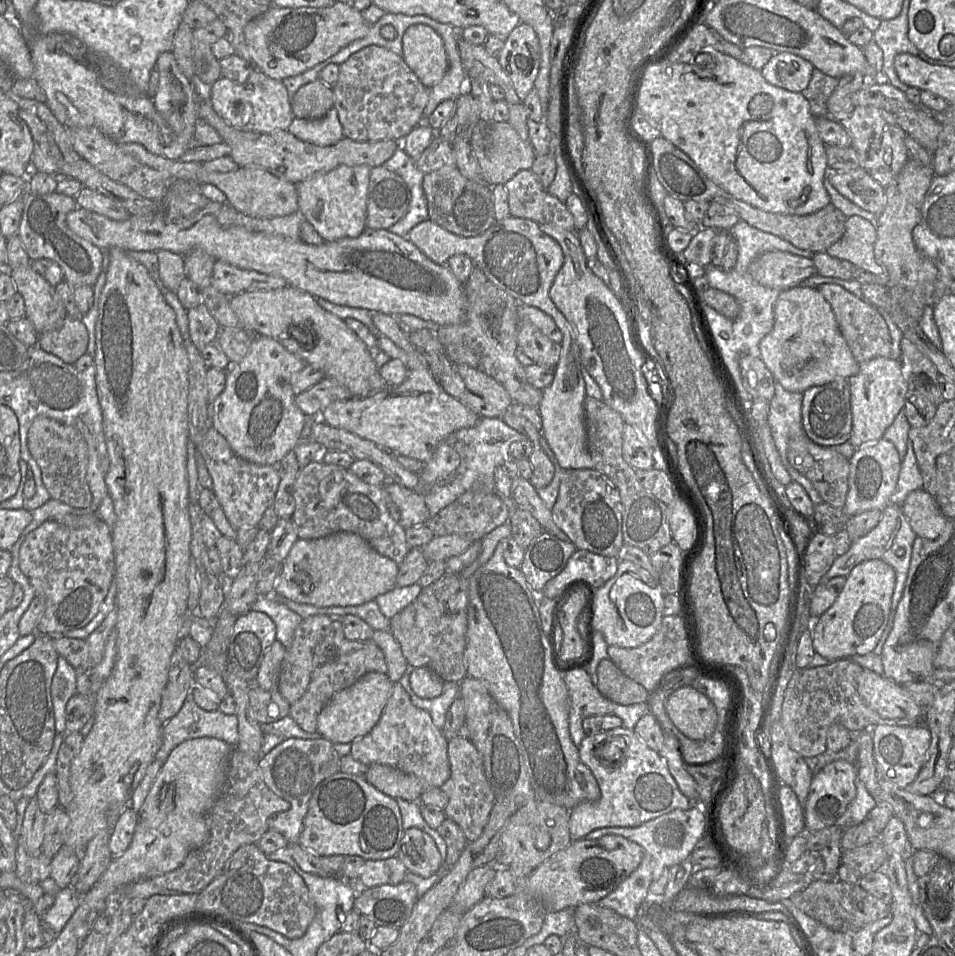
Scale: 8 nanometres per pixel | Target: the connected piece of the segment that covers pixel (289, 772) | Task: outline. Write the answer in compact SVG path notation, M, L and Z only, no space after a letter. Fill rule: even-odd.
M323 737L288 738L260 757L259 766L265 784L275 795L290 804L288 810L276 812L268 818L268 830L281 833L289 844L299 843L313 791L324 779L340 771L340 759L334 744Z

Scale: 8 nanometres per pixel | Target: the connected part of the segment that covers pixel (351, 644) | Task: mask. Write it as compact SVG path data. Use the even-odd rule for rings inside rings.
M334 619L328 634L316 646L311 680L304 695L290 706L289 716L306 732L317 732L317 718L331 697L370 672L387 673L382 650L370 640L348 640L340 619Z

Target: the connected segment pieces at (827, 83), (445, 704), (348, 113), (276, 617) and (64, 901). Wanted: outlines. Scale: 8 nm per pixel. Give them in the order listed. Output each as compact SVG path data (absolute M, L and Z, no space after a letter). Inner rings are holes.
M813 68L809 84L801 94L808 101L810 112L815 117L828 117L827 101L838 85L838 81L839 79Z
M407 664L407 669L400 678L399 683L408 693L412 704L427 711L434 725L439 729L443 729L447 710L452 702L459 696L460 685L458 682L444 682L444 690L438 697L432 699L420 698L412 691L409 683L410 674L414 669L414 667Z
M370 45L352 54L339 65L338 79L332 87L334 105L344 137L355 141L396 140L401 142L423 121L428 102L426 88L402 56Z
M258 596L251 610L268 615L276 626L276 640L285 647L292 643L295 629L301 623L302 617L289 609L275 596Z
M51 878L38 884L43 888L44 893L55 895L53 905L44 915L40 915L40 918L56 933L60 933L76 911L81 896L77 894L72 886L59 889Z

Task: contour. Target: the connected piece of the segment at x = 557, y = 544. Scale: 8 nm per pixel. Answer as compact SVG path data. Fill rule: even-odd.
M542 531L525 548L519 567L528 586L534 592L541 592L545 584L563 570L575 550L572 542Z

